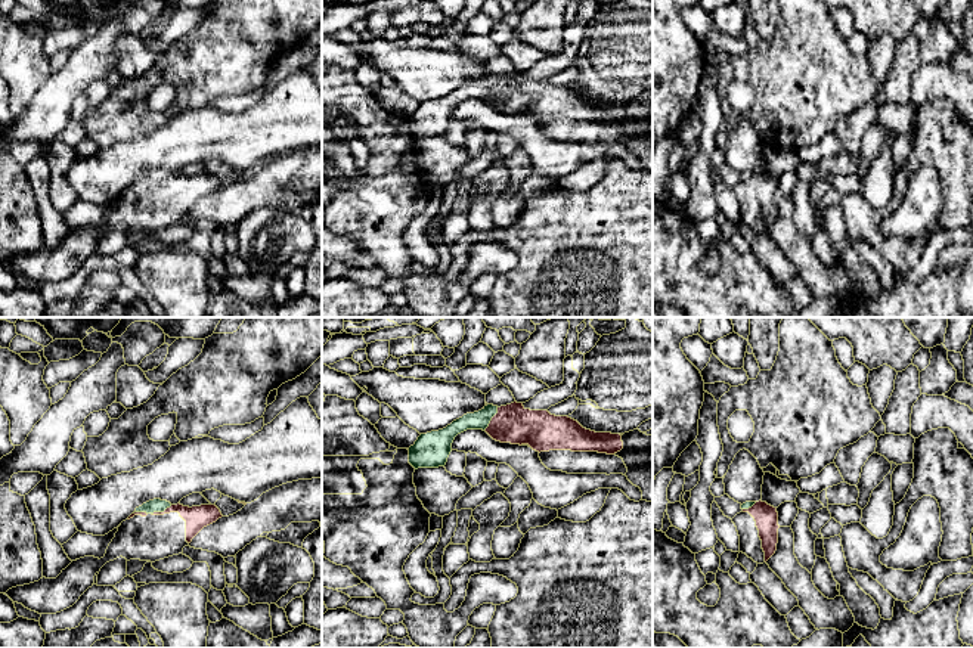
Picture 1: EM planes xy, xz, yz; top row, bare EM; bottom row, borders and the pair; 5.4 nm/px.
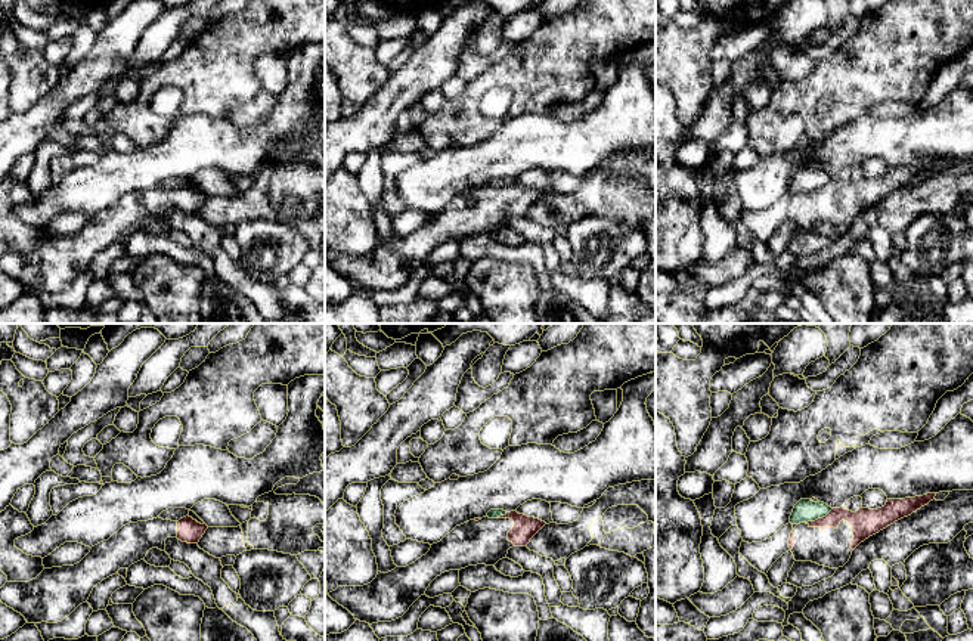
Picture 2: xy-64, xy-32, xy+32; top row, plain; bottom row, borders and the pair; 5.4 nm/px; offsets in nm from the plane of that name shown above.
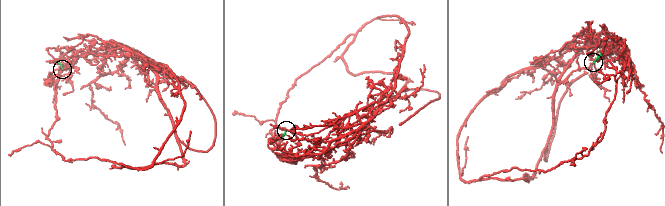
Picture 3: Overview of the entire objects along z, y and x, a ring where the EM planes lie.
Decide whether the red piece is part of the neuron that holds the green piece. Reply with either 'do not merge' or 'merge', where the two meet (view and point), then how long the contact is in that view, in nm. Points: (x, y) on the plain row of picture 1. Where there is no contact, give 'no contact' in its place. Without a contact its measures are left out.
do not merge | xz (490, 89) | 150 nm

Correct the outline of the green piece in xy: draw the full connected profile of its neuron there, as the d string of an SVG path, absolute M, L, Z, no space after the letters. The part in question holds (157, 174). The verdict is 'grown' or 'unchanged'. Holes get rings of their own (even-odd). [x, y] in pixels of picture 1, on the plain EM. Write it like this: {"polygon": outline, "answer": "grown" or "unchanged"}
{"polygon": "M154 168L154 170L143 173L139 177L136 177L134 182L146 182L146 183L164 182L170 176L171 176L171 173L167 170Z", "answer": "unchanged"}

